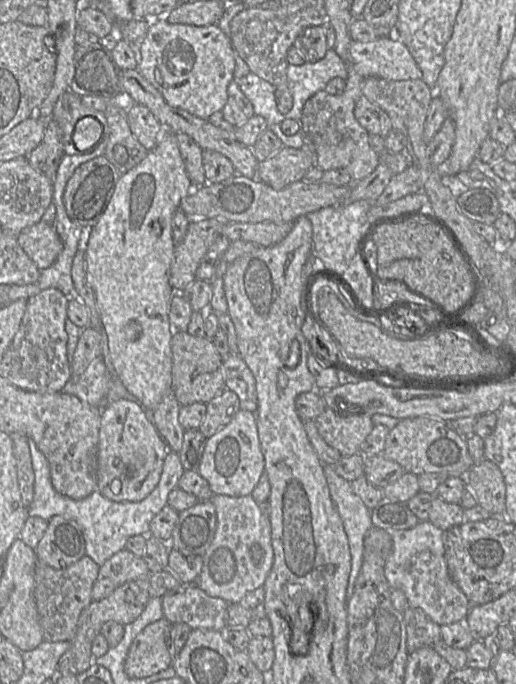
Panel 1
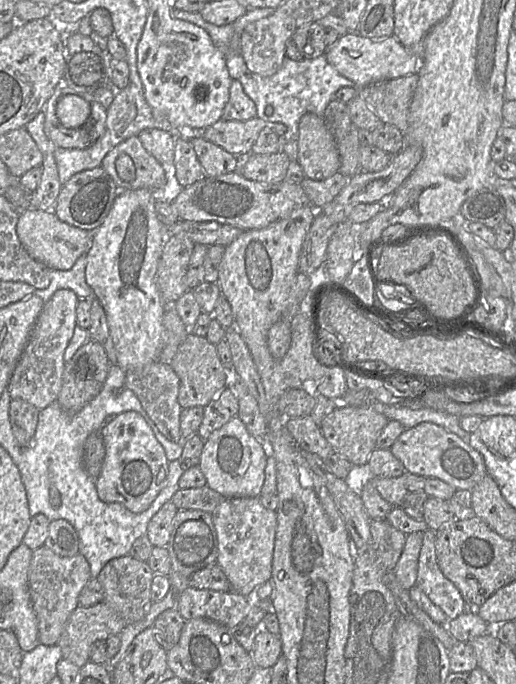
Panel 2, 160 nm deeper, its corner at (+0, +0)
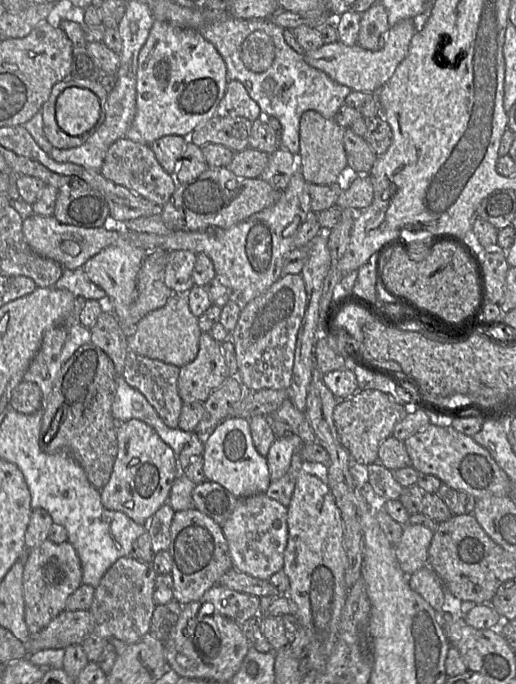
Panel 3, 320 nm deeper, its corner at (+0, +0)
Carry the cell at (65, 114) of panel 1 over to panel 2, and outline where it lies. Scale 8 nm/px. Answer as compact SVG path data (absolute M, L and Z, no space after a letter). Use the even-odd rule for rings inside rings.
M63 83L55 88L43 112L45 115L44 132L57 148L84 149L93 145L105 132L107 109L94 99L92 93L75 91ZM67 94L78 94L91 105L88 121L76 129L65 128L57 118L57 104Z

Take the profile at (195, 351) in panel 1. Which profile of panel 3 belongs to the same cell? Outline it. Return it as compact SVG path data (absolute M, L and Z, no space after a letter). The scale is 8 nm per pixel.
M203 333L199 338L198 354L193 361L180 367L177 387L183 403L205 402L209 395L220 387L230 377L228 367L221 349L209 333Z

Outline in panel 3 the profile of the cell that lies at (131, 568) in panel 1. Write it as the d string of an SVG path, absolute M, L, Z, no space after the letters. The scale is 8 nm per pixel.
M132 556L116 560L96 586L88 609L95 620L95 633L105 640L119 639L126 644L133 644L150 633L151 619L158 606L153 599L157 576L151 563L140 562Z

